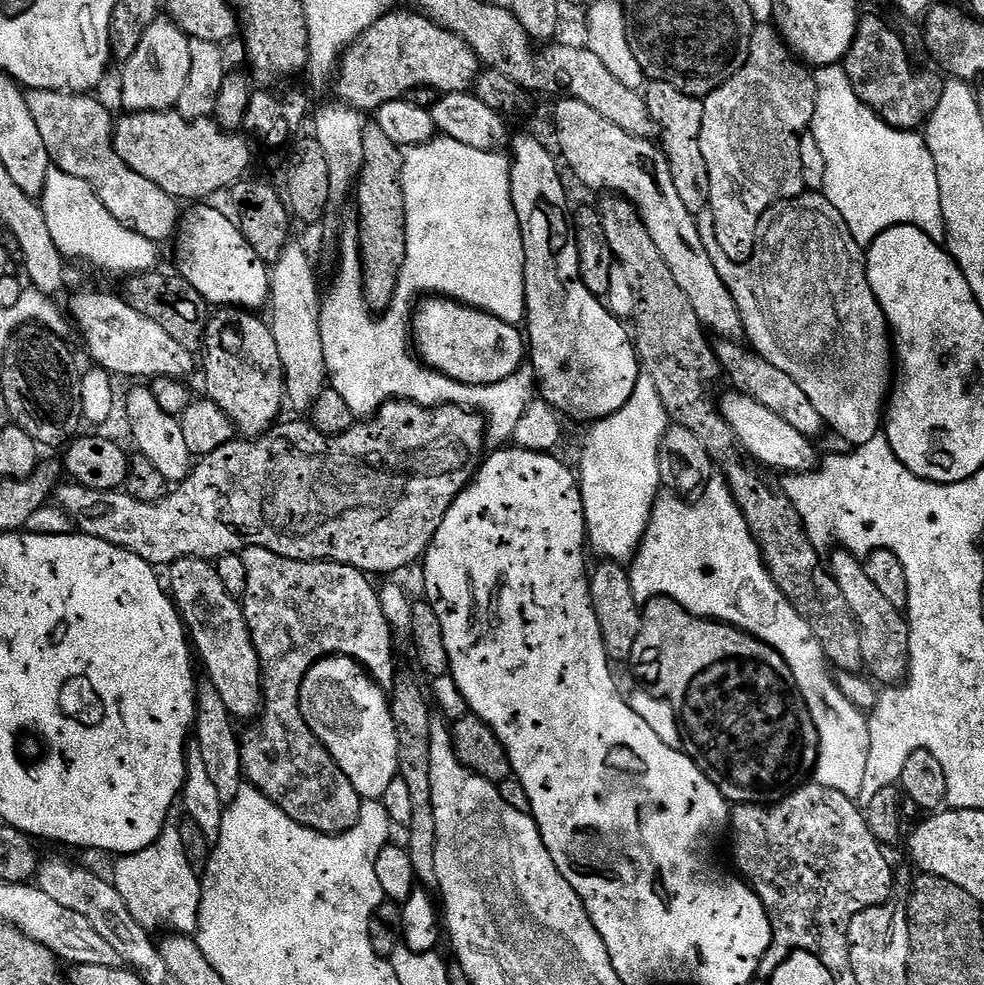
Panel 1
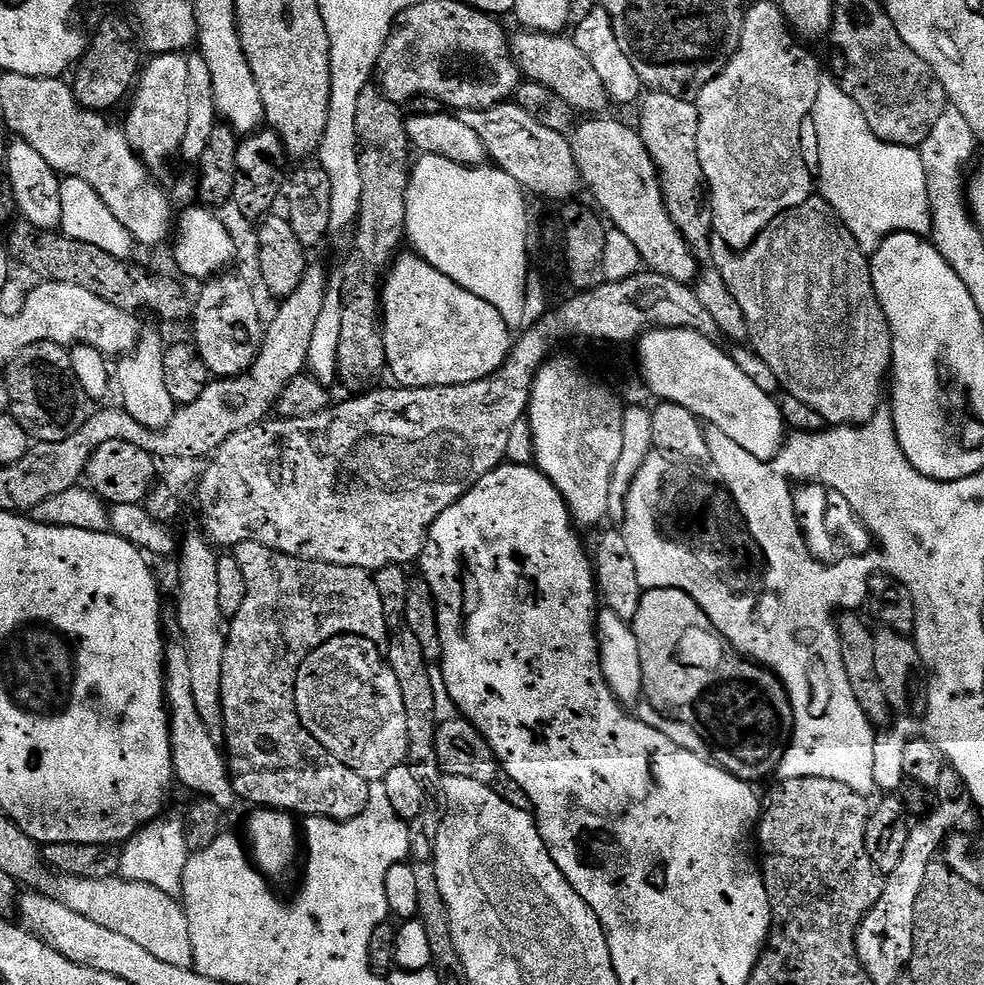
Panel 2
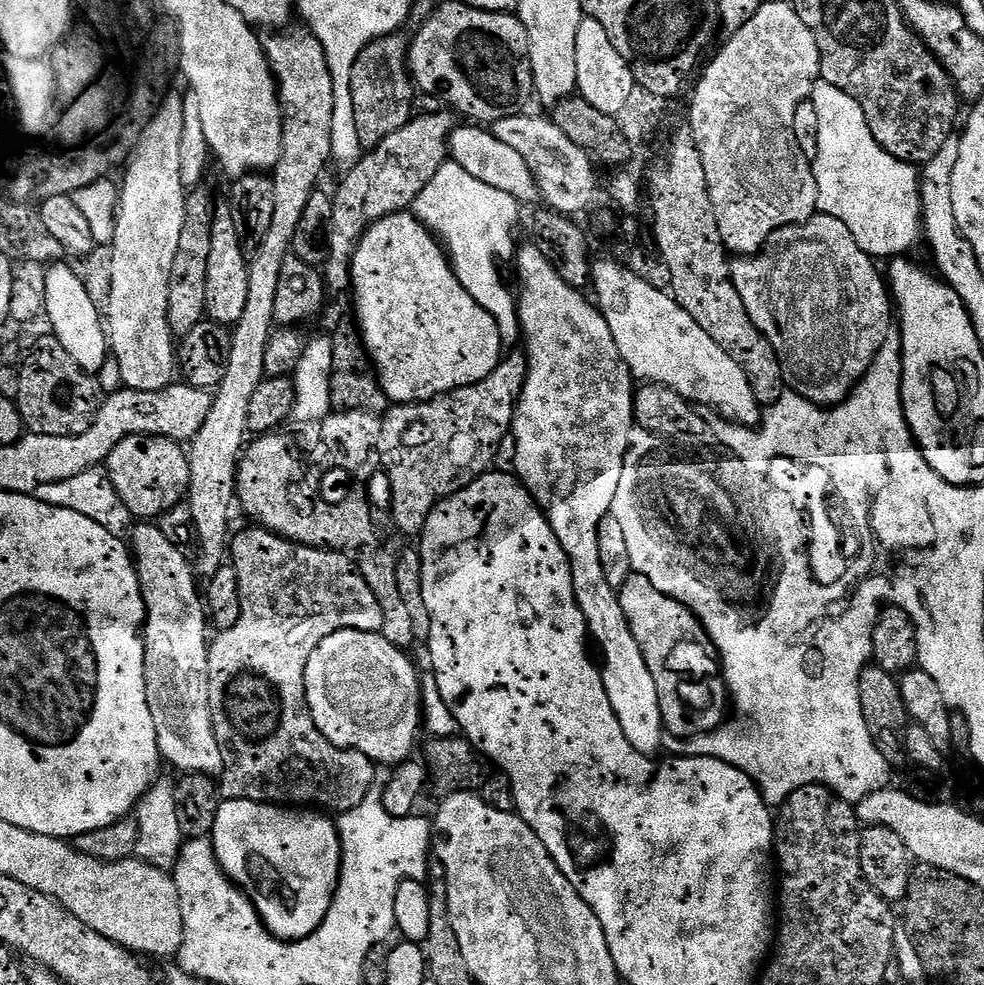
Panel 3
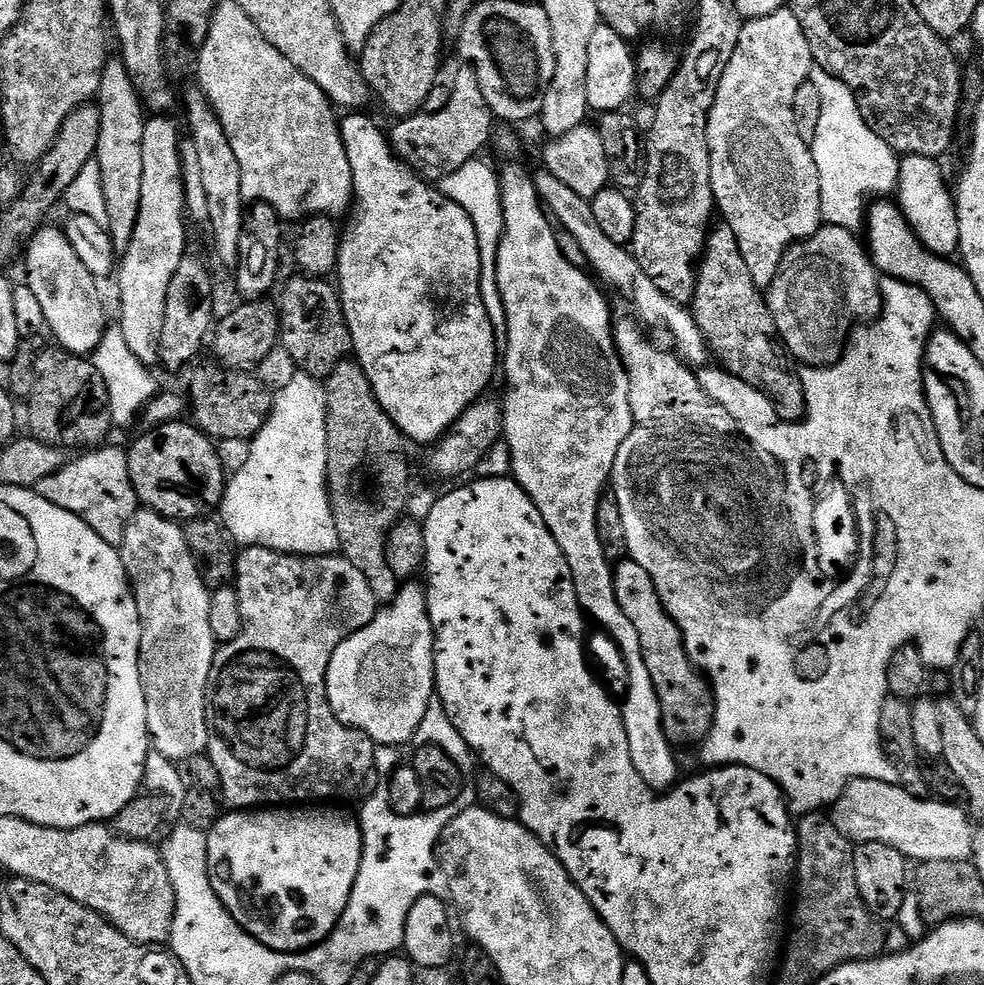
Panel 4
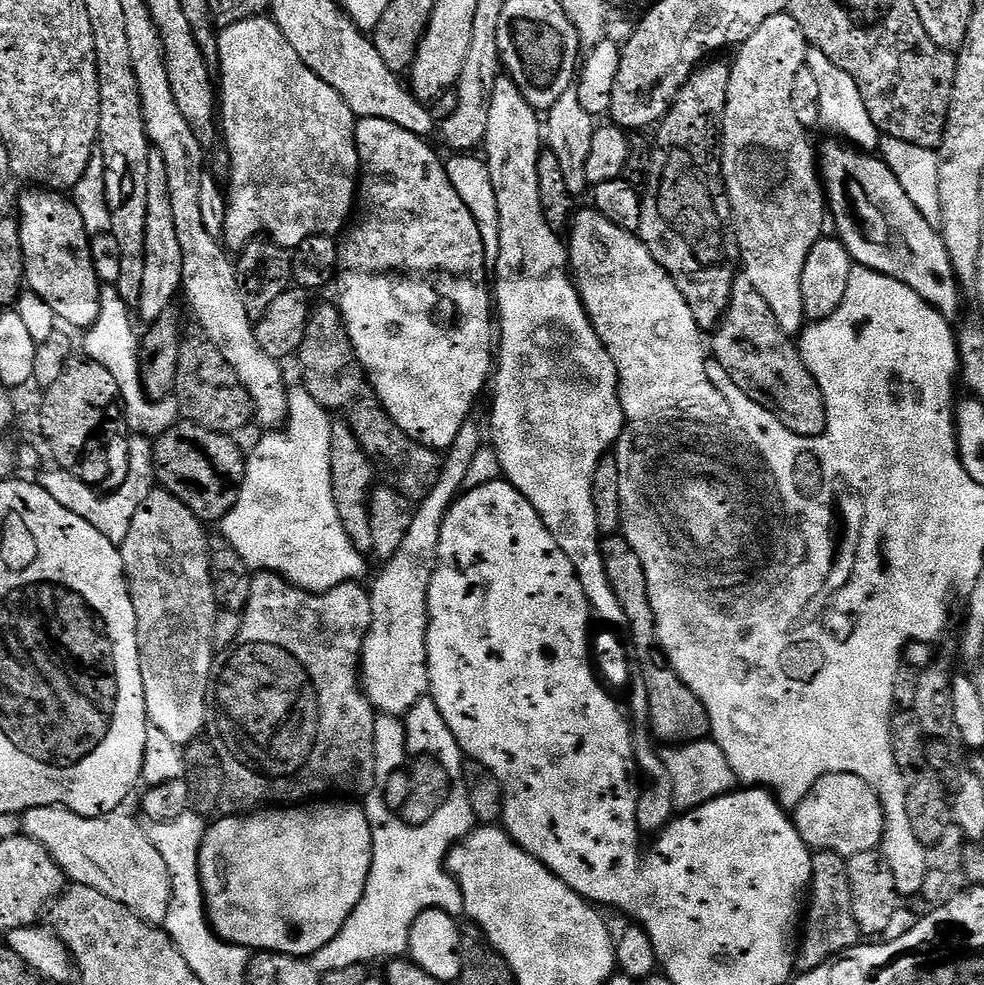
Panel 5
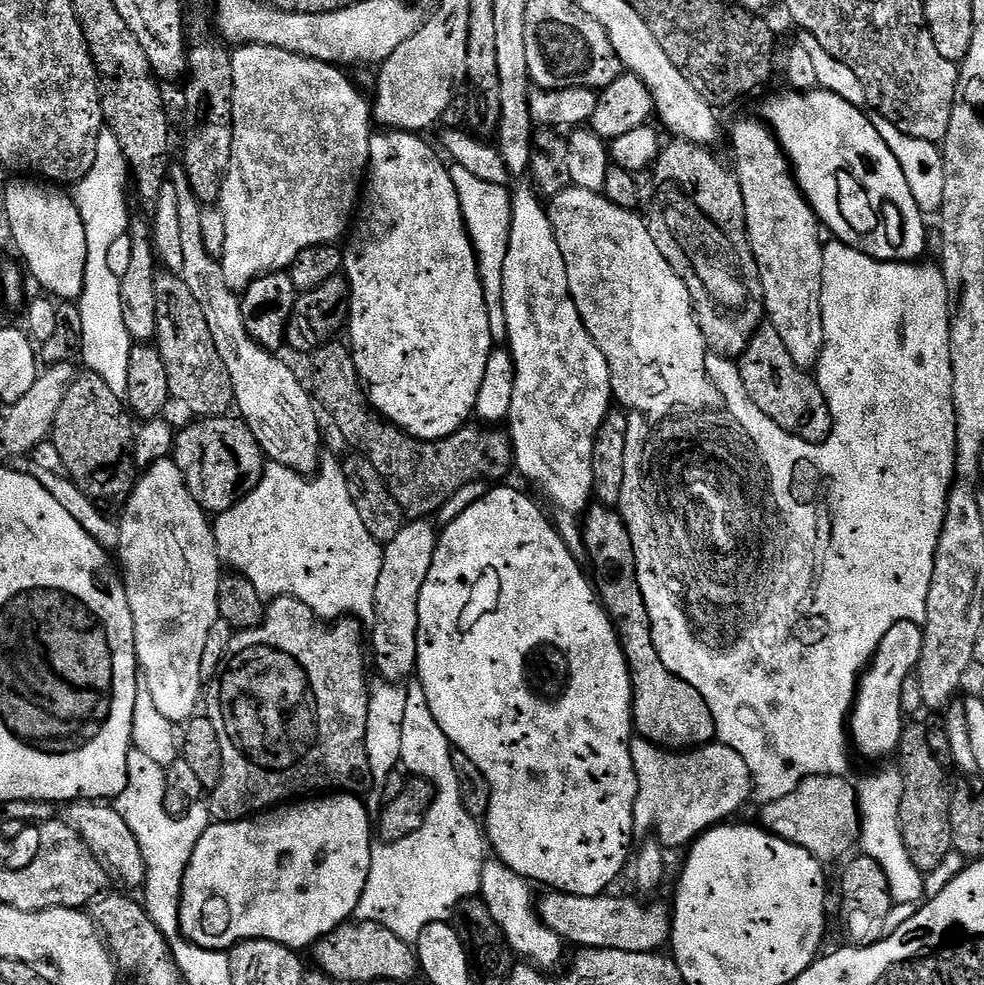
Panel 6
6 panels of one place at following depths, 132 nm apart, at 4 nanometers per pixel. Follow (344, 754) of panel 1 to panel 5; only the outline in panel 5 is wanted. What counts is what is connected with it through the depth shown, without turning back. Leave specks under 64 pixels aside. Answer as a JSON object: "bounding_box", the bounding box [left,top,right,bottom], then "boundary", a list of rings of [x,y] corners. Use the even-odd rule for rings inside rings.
{"bounding_box":[360,418,485,717],"boundary":[[[469,418],[443,457],[434,490],[415,505],[410,530],[406,530],[398,550],[383,561],[381,568],[384,569],[370,584],[372,621],[360,655],[360,682],[377,713],[407,717],[428,692],[428,591],[436,569],[442,522],[461,495],[470,461],[485,444],[485,429],[484,432],[480,429],[476,418]]]}

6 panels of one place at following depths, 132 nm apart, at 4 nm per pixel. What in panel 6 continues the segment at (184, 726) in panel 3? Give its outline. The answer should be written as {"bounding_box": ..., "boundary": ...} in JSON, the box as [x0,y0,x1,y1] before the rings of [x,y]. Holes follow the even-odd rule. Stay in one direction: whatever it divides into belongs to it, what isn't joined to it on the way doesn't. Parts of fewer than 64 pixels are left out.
{"bounding_box":[118,459,222,726],"boundary":[[[175,459],[156,460],[143,471],[144,477],[135,481],[132,494],[123,505],[124,517],[118,520],[118,564],[122,569],[126,598],[130,602],[130,614],[134,618],[136,662],[142,673],[143,687],[150,690],[158,711],[170,718],[172,724],[180,726],[197,715],[199,708],[196,707],[202,704],[202,689],[206,684],[200,673],[202,654],[206,651],[210,626],[220,619],[218,586],[222,561],[216,549],[213,521],[209,513],[194,502],[194,494],[190,494],[186,478],[182,478],[182,470],[178,470]]]}

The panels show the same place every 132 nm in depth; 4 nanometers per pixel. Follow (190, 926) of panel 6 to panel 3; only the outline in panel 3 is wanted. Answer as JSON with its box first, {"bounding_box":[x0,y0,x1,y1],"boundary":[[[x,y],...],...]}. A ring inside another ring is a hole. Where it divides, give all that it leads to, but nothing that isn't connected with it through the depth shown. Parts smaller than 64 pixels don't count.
{"bounding_box":[210,800,340,940],"boundary":[[[224,800],[218,810],[218,818],[214,818],[210,839],[224,872],[232,879],[233,884],[243,888],[251,896],[257,912],[264,919],[264,925],[272,931],[272,935],[277,936],[280,940],[305,940],[310,933],[318,930],[318,926],[326,918],[332,905],[332,893],[336,891],[336,886],[340,882],[340,834],[337,825],[333,821],[331,824],[327,818],[329,819],[327,815],[316,810],[300,811],[292,806],[260,804],[257,800]]]}

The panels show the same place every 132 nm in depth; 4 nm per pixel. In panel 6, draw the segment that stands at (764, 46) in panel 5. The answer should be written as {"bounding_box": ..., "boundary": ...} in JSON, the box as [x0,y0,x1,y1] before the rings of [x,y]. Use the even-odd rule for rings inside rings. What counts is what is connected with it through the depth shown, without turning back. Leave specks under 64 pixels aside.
{"bounding_box":[732,119,824,370],"boundary":[[[759,119],[756,120],[740,120],[732,128],[732,156],[736,159],[734,163],[734,175],[736,181],[740,184],[742,190],[742,202],[746,210],[746,226],[748,227],[748,241],[752,247],[752,253],[756,259],[758,266],[758,274],[762,282],[762,290],[764,291],[764,311],[766,313],[767,323],[774,326],[774,330],[778,330],[779,337],[782,338],[783,345],[786,346],[786,351],[790,353],[790,358],[794,358],[794,362],[805,370],[815,369],[816,364],[820,360],[822,354],[822,346],[824,345],[824,327],[822,326],[822,310],[820,309],[820,295],[822,294],[822,254],[824,253],[824,244],[820,240],[820,232],[822,233],[821,225],[818,223],[818,217],[812,211],[812,205],[808,203],[805,195],[800,190],[799,184],[796,182],[794,169],[788,162],[787,156],[781,150],[779,142],[771,131]]]}

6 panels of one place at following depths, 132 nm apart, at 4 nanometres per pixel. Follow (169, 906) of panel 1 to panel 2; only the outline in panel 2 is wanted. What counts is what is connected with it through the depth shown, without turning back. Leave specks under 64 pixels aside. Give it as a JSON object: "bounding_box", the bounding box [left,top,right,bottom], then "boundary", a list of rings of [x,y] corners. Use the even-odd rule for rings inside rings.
{"bounding_box":[120,815,190,897],"boundary":[[[168,815],[157,816],[143,828],[139,828],[130,839],[123,841],[120,848],[122,854],[120,876],[126,880],[137,880],[150,886],[158,886],[158,890],[179,897],[184,891],[184,875],[190,849],[186,846],[183,819],[179,815]]]}

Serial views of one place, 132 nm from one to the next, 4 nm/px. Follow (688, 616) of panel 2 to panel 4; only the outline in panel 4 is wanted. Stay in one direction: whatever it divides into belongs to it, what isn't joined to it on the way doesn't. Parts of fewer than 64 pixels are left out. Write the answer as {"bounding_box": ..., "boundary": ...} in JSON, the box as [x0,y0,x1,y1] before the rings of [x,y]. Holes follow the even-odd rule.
{"bounding_box":[612,558,716,749],"boundary":[[[630,558],[621,559],[615,565],[612,577],[614,598],[618,598],[622,614],[626,614],[626,618],[630,618],[630,623],[634,625],[634,630],[638,630],[642,662],[646,662],[646,670],[650,670],[650,682],[654,682],[654,690],[658,694],[662,730],[669,744],[677,749],[688,748],[691,744],[703,745],[716,713],[716,696],[712,693],[708,677],[689,658],[682,630],[678,630],[674,618],[670,618],[654,586],[654,578],[646,574],[643,566],[638,566],[638,562]]]}

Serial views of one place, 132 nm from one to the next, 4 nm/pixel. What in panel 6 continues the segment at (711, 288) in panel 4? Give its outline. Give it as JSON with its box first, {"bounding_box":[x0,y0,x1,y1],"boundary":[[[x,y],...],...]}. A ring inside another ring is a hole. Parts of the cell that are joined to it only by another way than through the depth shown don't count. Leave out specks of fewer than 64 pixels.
{"bounding_box":[738,323,832,444],"boundary":[[[770,323],[761,324],[746,350],[738,357],[742,386],[766,418],[770,418],[782,430],[808,444],[823,444],[832,433],[832,415],[819,384],[805,369],[799,368],[790,358],[778,330]]]}

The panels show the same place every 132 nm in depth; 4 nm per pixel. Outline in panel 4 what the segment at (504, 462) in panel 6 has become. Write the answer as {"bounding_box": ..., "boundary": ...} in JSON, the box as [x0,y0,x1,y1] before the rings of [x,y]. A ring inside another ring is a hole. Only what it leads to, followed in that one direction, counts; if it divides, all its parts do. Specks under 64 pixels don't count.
{"bounding_box":[278,274,353,378],"boundary":[[[296,274],[278,299],[280,344],[299,371],[307,376],[327,378],[337,364],[353,355],[352,335],[335,283],[324,278]]]}

